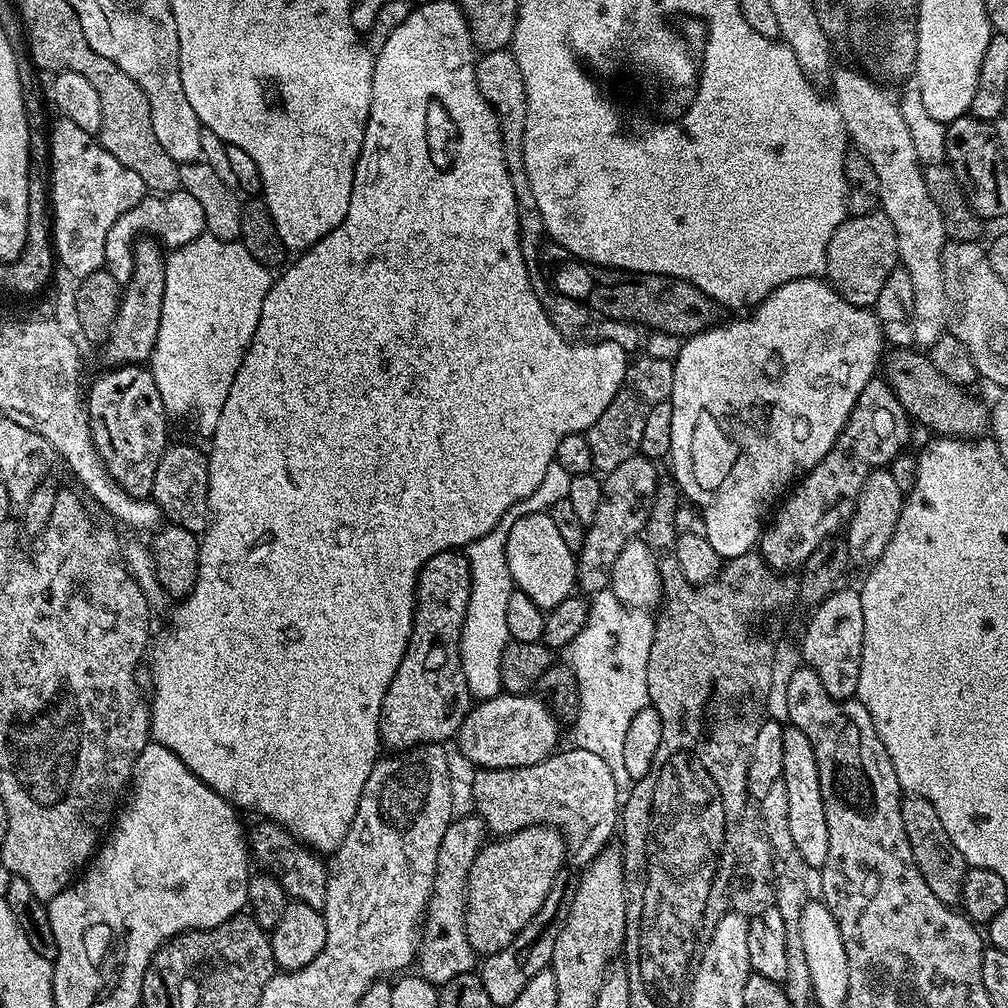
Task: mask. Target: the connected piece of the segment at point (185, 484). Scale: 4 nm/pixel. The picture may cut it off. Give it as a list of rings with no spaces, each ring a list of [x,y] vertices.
[[[169,443],[165,448],[162,458],[158,462],[158,470],[154,474],[154,486],[150,497],[158,507],[160,515],[169,525],[184,527],[195,534],[202,534],[208,528],[208,522],[212,518],[212,511],[208,505],[208,457],[202,451],[199,452],[192,444]]]

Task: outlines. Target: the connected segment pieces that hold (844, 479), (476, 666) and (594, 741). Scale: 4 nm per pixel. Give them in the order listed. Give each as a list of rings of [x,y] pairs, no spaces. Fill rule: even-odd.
[[[874,378],[866,382],[830,454],[826,454],[826,458],[822,458],[822,462],[811,468],[783,497],[782,503],[771,517],[772,525],[770,520],[763,529],[758,541],[758,551],[769,568],[799,569],[804,560],[810,558],[810,554],[814,554],[817,546],[826,539],[824,520],[844,522],[851,517],[869,474],[888,466],[902,450],[909,447],[908,424],[910,425],[908,412],[898,402],[887,380]]]
[[[553,462],[546,470],[546,478],[542,478],[534,494],[530,494],[524,500],[518,501],[513,508],[506,510],[506,514],[496,523],[494,530],[490,530],[482,538],[467,545],[466,555],[472,571],[472,593],[460,631],[460,661],[466,678],[466,686],[477,701],[489,700],[501,695],[502,692],[499,662],[502,660],[503,650],[510,641],[506,614],[510,596],[514,591],[510,578],[510,566],[506,566],[506,538],[510,526],[514,526],[516,519],[526,515],[527,512],[547,512],[554,506],[554,502],[567,500],[572,478],[569,472],[562,470],[562,466]]]
[[[607,588],[591,597],[587,622],[568,647],[578,688],[573,741],[606,763],[620,796],[627,795],[634,783],[623,761],[623,743],[635,714],[649,705],[646,663],[654,628],[655,619],[647,609],[628,607]]]

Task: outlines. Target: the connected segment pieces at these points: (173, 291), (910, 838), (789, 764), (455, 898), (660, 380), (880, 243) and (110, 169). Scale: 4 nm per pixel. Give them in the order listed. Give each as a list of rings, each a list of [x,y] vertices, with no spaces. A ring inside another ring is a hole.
[[[211,234],[194,238],[186,246],[175,249],[165,259],[164,269],[166,286],[162,294],[162,318],[158,322],[158,338],[150,357],[154,386],[158,386],[158,394],[162,394],[169,417],[189,416],[204,438],[210,438],[218,426],[222,406],[226,406],[230,386],[254,338],[254,330],[258,330],[262,302],[266,302],[266,294],[272,289],[274,276],[244,249],[243,244],[219,240]]]
[[[911,794],[901,799],[900,809],[902,826],[906,830],[906,842],[910,842],[914,862],[922,878],[926,878],[926,886],[934,890],[934,898],[938,898],[943,904],[959,905],[964,875],[967,874],[969,865],[964,863],[962,854],[958,854],[958,846],[950,842],[950,834],[946,834],[946,826],[942,826],[942,818],[938,818],[938,810],[934,810],[934,806],[930,806],[926,798]]]
[[[791,726],[784,728],[782,745],[781,774],[786,786],[790,835],[794,838],[794,846],[798,854],[802,854],[804,863],[809,869],[819,870],[823,868],[826,854],[830,850],[830,830],[826,830],[826,814],[822,806],[822,790],[818,782],[818,762],[814,758],[814,746],[810,746],[810,738],[802,734],[802,730]]]
[[[478,814],[471,815],[457,815],[452,823],[446,826],[446,834],[442,834],[442,846],[438,846],[438,862],[434,870],[434,886],[428,899],[428,909],[424,912],[424,923],[420,930],[420,947],[416,949],[415,963],[420,964],[419,975],[437,986],[450,982],[450,978],[458,978],[458,974],[473,971],[478,964],[478,957],[466,938],[468,871],[478,862],[480,850],[486,843],[486,829],[483,818]]]
[[[639,356],[629,363],[622,386],[610,402],[610,406],[602,410],[600,417],[587,430],[586,435],[592,451],[592,466],[597,473],[613,472],[618,466],[622,466],[622,462],[626,462],[626,458],[639,453],[646,417],[650,415],[650,410],[654,410],[654,406],[658,406],[658,402],[669,399],[672,395],[673,361],[663,360],[660,356]]]
[[[883,210],[867,212],[861,216],[849,215],[830,234],[830,242],[826,246],[826,266],[824,271],[833,288],[840,293],[847,304],[857,304],[859,308],[871,309],[876,303],[878,294],[882,294],[882,286],[886,286],[886,278],[898,267],[898,242],[894,222],[890,222]]]
[[[60,118],[50,128],[50,207],[52,209],[52,242],[54,256],[64,268],[69,268],[76,275],[77,281],[85,280],[90,274],[101,271],[106,254],[106,234],[114,222],[126,210],[138,206],[146,195],[142,178],[134,170],[130,170],[110,150],[101,146],[93,133],[74,126],[74,122]]]

